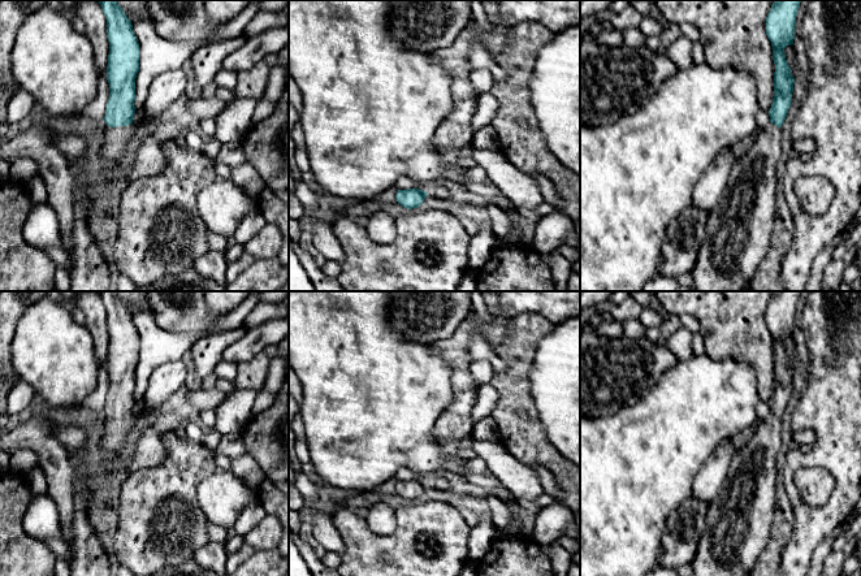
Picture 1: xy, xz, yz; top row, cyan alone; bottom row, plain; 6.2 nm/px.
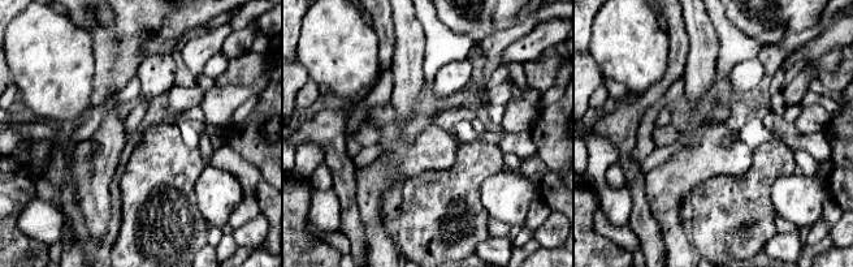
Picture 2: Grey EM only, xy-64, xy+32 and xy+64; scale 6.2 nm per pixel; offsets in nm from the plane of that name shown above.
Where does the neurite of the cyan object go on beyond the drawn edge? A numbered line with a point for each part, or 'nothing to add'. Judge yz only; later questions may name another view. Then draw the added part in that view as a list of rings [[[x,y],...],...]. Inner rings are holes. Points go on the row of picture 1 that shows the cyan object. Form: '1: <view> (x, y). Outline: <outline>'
1: yz (739, 228). Outline: [[[771,122],[739,148],[691,273],[697,291],[749,291],[774,229],[780,155],[782,129]]]

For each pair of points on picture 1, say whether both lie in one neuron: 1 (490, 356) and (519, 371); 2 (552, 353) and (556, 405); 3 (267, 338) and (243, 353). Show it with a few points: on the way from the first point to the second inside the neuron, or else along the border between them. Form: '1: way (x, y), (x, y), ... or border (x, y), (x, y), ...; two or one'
1: border (496, 353), (506, 366), (501, 373); two
2: way (556, 366), (556, 392); one
3: way (262, 338), (249, 347); one

